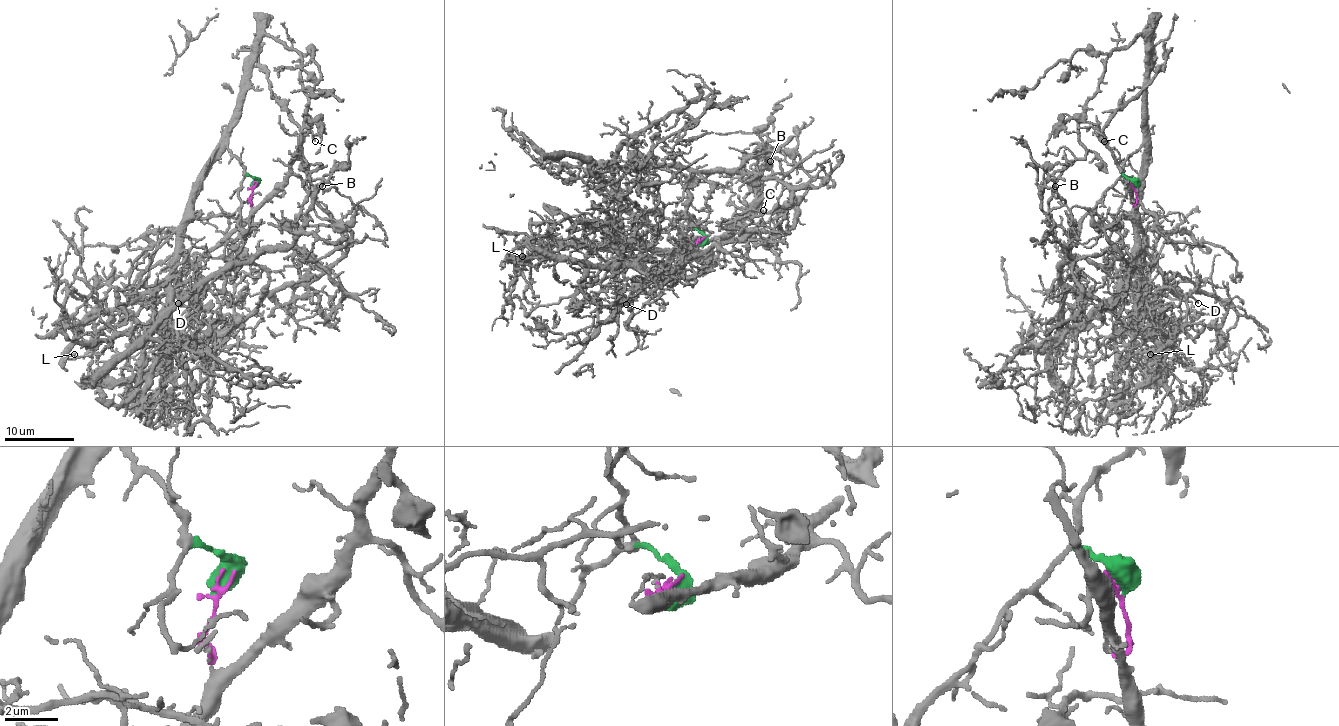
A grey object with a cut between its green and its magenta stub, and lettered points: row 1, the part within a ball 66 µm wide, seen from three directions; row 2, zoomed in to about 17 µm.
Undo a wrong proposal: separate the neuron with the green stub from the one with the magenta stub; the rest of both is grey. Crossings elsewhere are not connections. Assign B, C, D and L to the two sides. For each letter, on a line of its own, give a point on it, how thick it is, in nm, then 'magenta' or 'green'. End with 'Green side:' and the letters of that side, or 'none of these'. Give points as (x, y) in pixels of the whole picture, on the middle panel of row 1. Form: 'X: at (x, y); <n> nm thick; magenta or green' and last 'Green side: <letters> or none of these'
B: at (770, 161); 130 nm thick; green
C: at (763, 210); 90 nm thick; magenta
D: at (626, 304); 140 nm thick; magenta
L: at (522, 256); 160 nm thick; magenta
Green side: B

